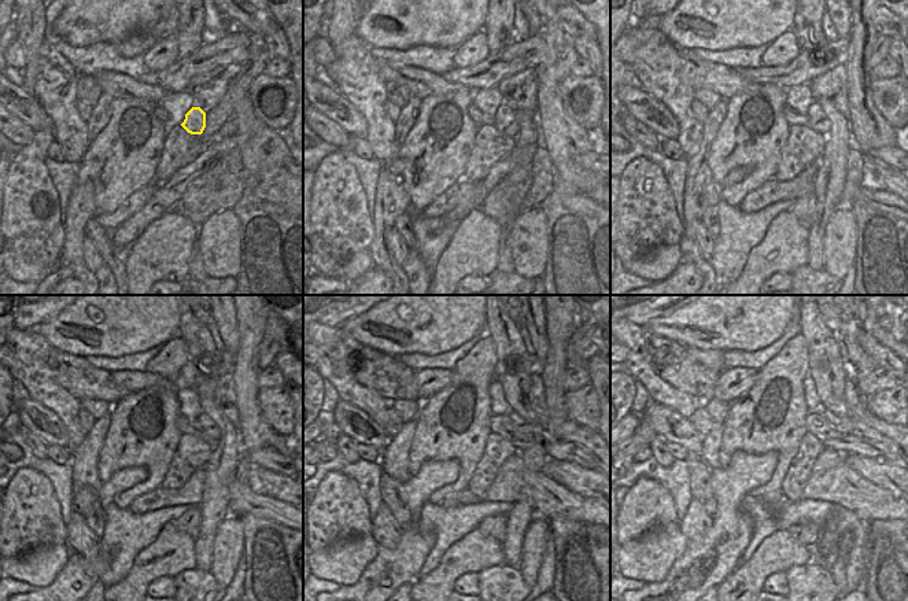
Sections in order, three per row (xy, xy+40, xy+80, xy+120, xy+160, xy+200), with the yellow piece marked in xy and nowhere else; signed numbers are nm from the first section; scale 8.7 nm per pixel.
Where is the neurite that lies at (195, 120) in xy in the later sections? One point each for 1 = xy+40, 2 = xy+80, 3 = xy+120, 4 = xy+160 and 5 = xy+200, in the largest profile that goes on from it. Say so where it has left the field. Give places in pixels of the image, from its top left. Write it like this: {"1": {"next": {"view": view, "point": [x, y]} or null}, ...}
{"1": {"next": {"view": "xy+40", "point": [505, 121]}}, "2": {"next": {"view": "xy+80", "point": [818, 121]}}, "3": {"next": {"view": "xy+120", "point": [210, 428]}}, "4": {"next": {"view": "xy+160", "point": [521, 427]}}, "5": {"next": {"view": "xy+200", "point": [844, 424]}}}

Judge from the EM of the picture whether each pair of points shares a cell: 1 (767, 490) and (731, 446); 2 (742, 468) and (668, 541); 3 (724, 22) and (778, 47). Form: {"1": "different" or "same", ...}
{"1": "same", "2": "different", "3": "different"}

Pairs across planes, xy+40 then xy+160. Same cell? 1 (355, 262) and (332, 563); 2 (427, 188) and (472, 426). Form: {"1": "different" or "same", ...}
{"1": "same", "2": "same"}

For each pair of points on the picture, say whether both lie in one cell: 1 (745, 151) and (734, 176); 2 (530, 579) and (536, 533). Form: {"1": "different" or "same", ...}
{"1": "different", "2": "same"}

